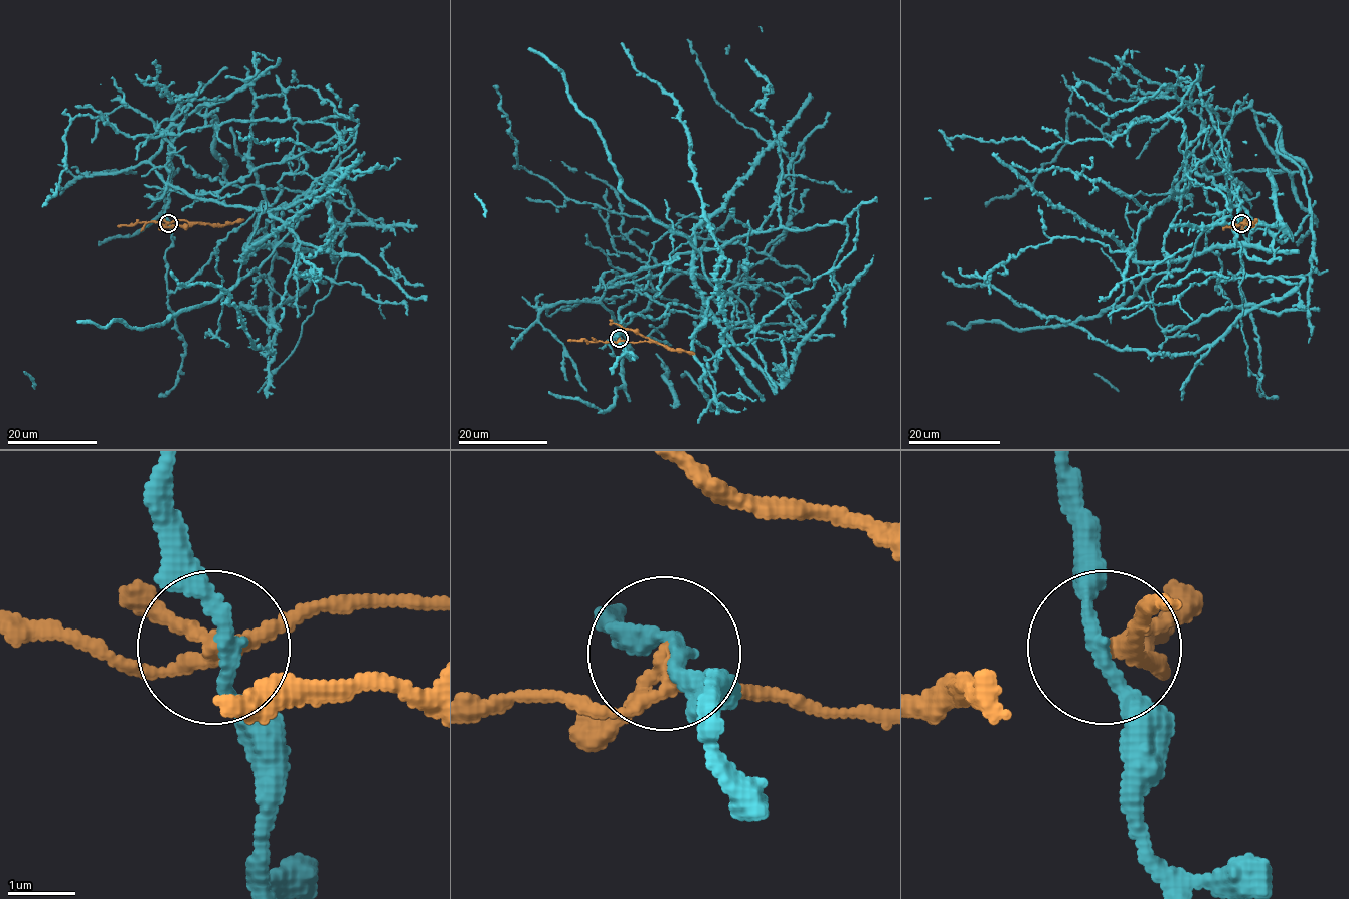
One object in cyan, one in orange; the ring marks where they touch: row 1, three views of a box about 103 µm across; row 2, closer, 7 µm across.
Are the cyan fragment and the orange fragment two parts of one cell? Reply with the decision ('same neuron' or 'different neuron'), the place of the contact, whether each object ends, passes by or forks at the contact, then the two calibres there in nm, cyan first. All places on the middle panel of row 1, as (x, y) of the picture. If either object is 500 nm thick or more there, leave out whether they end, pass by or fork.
different neuron; at (619, 338); cyan passes by; orange forks there; 200 nm thick on the cyan side, 190 nm on the other

